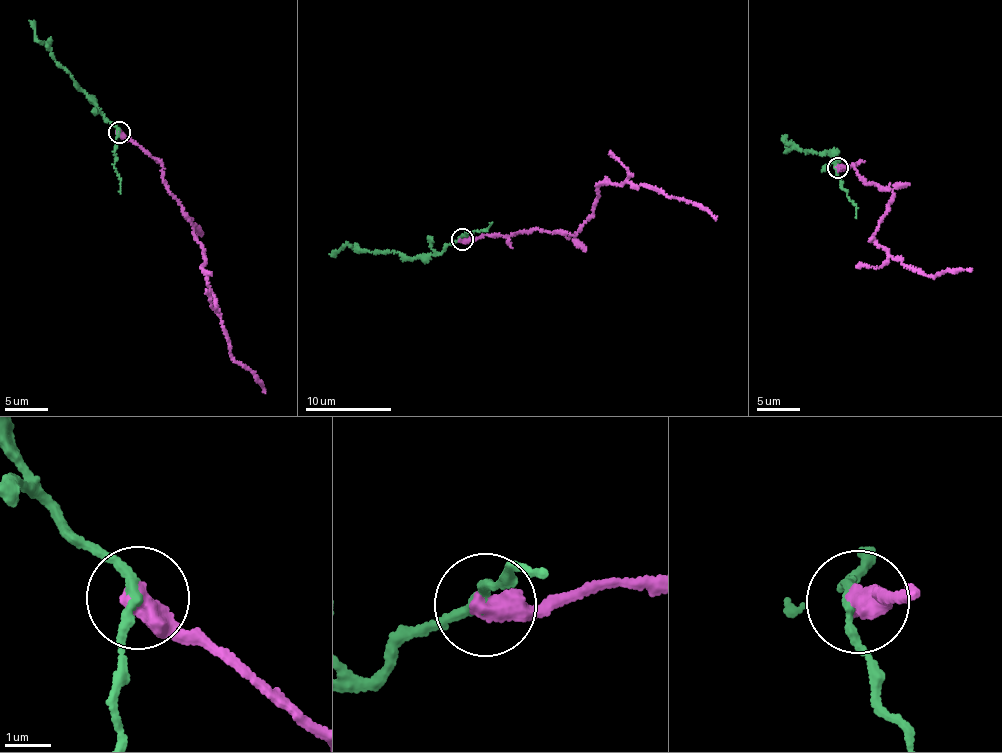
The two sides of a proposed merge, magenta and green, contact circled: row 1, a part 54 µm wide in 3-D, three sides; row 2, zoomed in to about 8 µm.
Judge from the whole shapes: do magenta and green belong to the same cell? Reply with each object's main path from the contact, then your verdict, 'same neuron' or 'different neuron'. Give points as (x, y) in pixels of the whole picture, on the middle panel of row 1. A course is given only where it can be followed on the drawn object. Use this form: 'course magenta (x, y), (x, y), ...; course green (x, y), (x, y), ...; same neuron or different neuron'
course magenta (461, 239), (524, 229), (575, 234), (597, 201), (597, 186), (606, 180), (625, 180), (695, 203), (716, 219); course green (461, 239), (442, 252), (414, 258), (392, 251), (364, 252), (347, 245), (329, 254); different neuron

